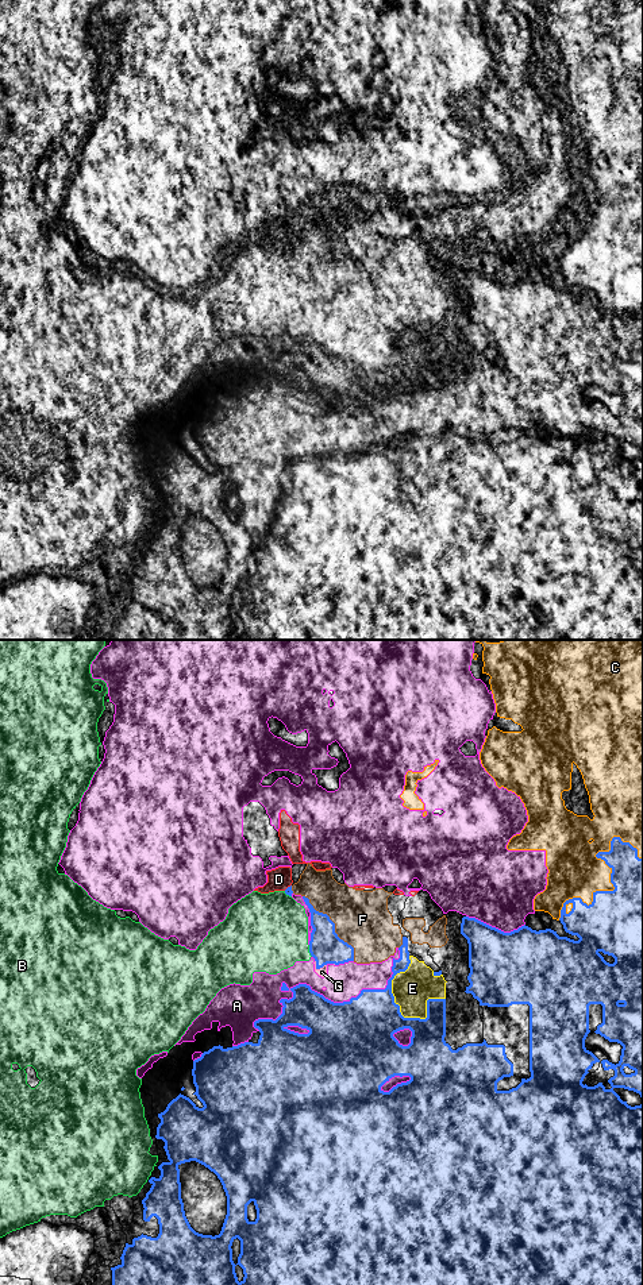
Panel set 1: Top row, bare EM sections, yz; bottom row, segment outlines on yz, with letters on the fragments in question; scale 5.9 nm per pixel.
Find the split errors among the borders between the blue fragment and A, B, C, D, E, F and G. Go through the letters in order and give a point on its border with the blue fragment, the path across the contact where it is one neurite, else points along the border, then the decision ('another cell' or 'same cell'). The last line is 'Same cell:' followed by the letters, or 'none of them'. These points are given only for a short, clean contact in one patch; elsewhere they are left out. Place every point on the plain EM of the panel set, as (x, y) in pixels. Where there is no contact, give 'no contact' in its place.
A: meets blue in yz at (327, 351); another cell
B: meets blue in yz at (310, 303); another cell
C: meets blue in yz at (611, 234); another cell
D: meets blue in yz at (288, 239); border along yz (291, 236), (284, 242); another cell
E: meets blue in yz at (392, 347); another cell
F: meets blue in yz at (334, 278); another cell
G: meets blue in yz at (318, 320); another cell
Same cell: none of them

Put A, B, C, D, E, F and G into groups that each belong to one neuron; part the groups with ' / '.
A / B D E F G / C

